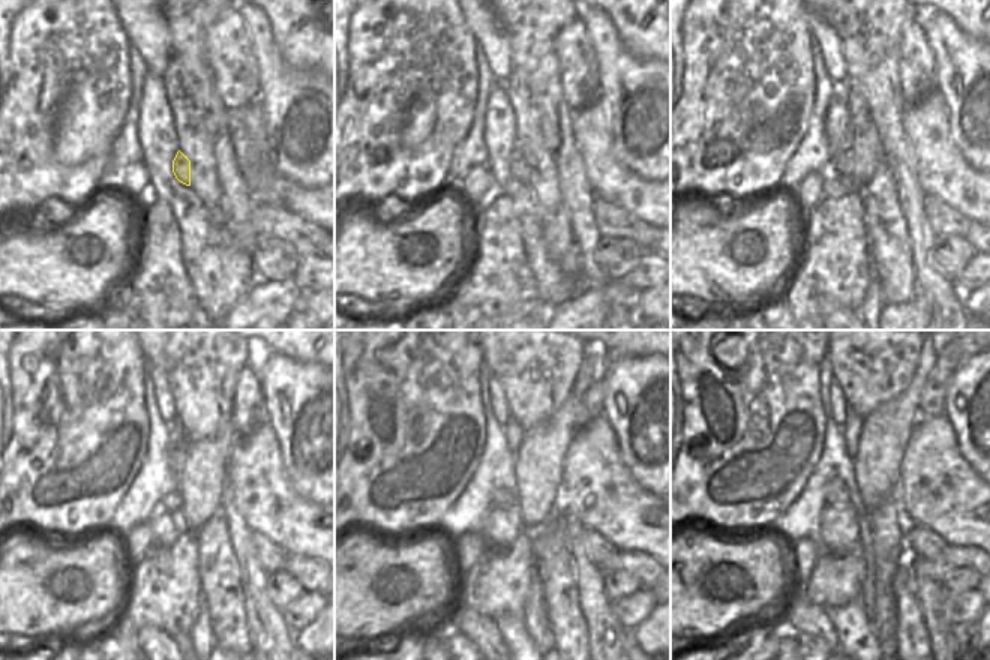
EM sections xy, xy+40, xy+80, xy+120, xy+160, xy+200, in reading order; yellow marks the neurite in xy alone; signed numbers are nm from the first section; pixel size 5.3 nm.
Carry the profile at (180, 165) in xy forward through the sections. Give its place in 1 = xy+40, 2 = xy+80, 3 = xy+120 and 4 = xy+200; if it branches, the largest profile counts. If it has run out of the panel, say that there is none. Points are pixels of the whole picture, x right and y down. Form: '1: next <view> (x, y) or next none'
1: next xy+40 (518, 165)
2: next xy+80 (843, 164)
3: next xy+120 (173, 501)
4: next xy+200 (837, 495)

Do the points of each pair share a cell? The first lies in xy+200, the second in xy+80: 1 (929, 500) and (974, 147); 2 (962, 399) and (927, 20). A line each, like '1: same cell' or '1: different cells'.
1: different cells
2: same cell

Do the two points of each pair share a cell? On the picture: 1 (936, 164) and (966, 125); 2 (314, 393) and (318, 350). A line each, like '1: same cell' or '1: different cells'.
1: different cells
2: different cells

